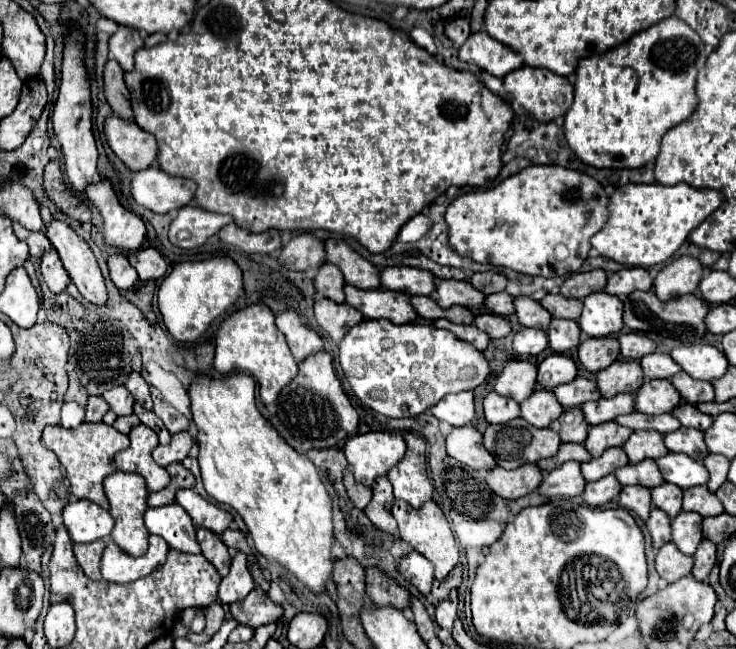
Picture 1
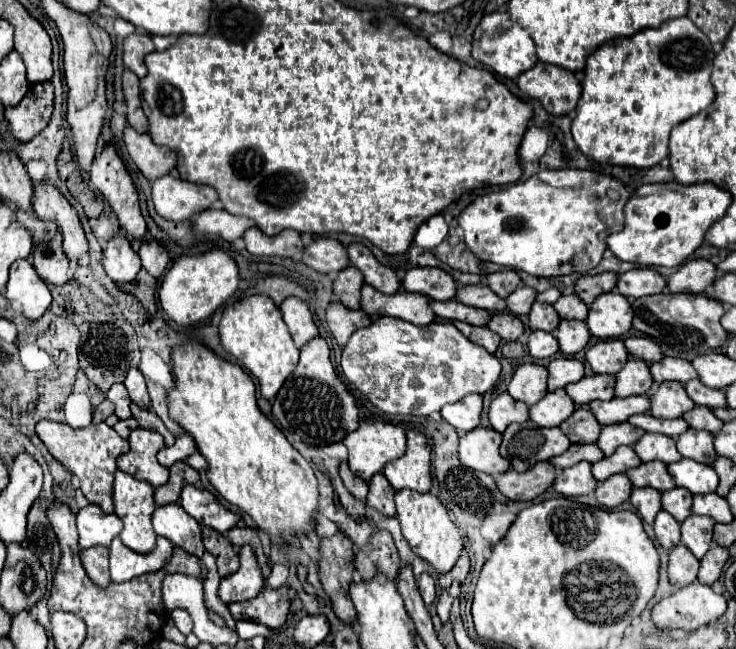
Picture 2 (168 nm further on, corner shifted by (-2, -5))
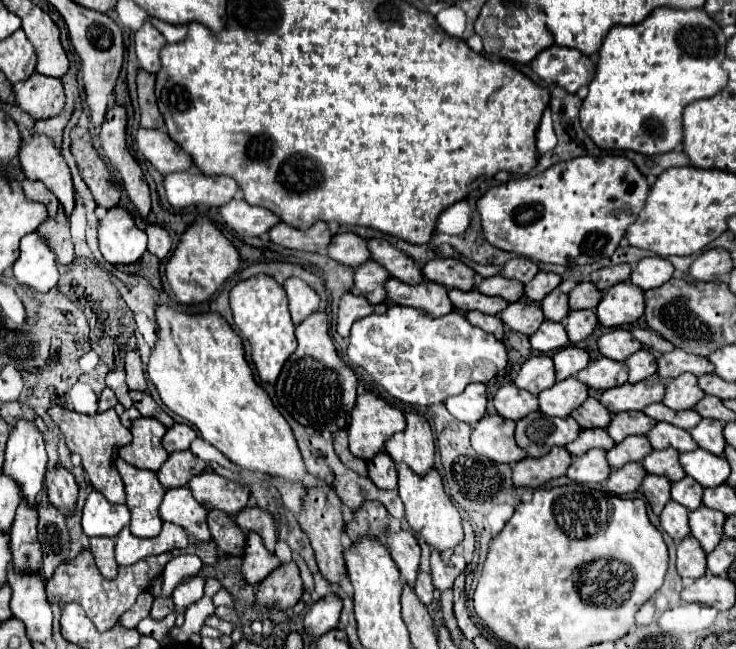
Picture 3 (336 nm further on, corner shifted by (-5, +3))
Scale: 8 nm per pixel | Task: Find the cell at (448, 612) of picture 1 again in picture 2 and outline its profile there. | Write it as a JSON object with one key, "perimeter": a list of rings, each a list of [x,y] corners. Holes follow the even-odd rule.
{"perimeter":[[[453,582],[447,590],[443,590],[437,598],[437,614],[441,618],[441,622],[449,620],[449,610],[451,610],[451,602],[453,598],[459,596],[459,582]]]}

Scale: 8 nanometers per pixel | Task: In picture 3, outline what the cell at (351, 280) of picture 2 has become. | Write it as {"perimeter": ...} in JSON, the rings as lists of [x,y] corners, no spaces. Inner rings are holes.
{"perimeter":[[[366,260],[362,266],[354,270],[354,288],[366,296],[370,304],[378,304],[386,300],[386,292],[382,290],[382,282],[386,282],[390,274],[376,264],[374,260]]]}

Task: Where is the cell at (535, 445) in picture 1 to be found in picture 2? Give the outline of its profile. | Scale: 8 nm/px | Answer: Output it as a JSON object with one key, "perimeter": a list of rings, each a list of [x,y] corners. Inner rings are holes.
{"perimeter":[[[531,420],[511,424],[503,432],[501,456],[511,462],[511,468],[525,472],[537,462],[559,456],[571,446],[569,438],[559,428],[539,428]]]}

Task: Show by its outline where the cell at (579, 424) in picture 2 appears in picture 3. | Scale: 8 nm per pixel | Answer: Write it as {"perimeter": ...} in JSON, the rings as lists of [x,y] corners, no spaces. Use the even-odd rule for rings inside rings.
{"perimeter":[[[592,396],[584,404],[580,404],[576,410],[572,410],[570,416],[580,424],[580,428],[606,428],[612,420],[610,412],[606,412],[600,400]]]}

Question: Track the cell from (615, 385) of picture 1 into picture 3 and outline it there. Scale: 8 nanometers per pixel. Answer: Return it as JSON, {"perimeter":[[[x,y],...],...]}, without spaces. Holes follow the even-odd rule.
{"perimeter":[[[640,348],[636,354],[632,354],[626,360],[626,366],[630,370],[628,382],[630,384],[636,384],[636,382],[640,382],[640,380],[656,374],[656,356],[654,354],[648,354],[646,348]]]}

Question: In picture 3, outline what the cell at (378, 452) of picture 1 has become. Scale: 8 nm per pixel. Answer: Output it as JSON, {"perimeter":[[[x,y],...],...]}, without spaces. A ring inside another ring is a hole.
{"perimeter":[[[362,394],[350,414],[350,452],[362,460],[372,460],[382,452],[388,438],[404,428],[404,414],[398,408],[374,394]]]}

